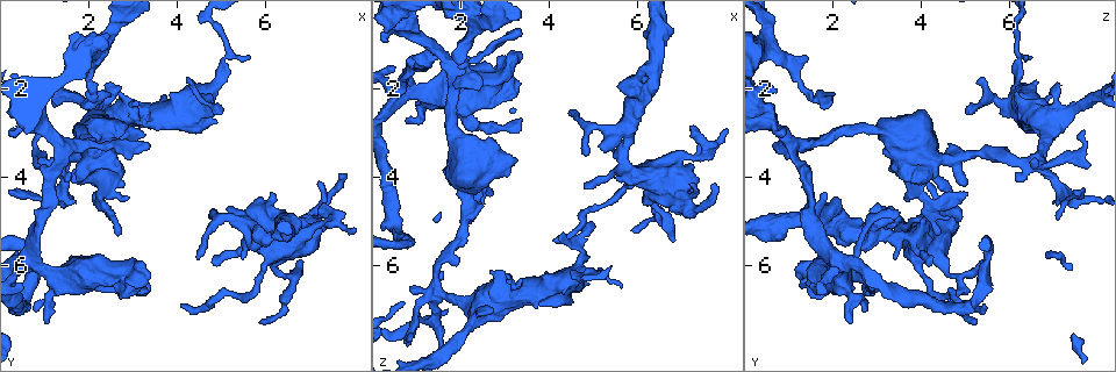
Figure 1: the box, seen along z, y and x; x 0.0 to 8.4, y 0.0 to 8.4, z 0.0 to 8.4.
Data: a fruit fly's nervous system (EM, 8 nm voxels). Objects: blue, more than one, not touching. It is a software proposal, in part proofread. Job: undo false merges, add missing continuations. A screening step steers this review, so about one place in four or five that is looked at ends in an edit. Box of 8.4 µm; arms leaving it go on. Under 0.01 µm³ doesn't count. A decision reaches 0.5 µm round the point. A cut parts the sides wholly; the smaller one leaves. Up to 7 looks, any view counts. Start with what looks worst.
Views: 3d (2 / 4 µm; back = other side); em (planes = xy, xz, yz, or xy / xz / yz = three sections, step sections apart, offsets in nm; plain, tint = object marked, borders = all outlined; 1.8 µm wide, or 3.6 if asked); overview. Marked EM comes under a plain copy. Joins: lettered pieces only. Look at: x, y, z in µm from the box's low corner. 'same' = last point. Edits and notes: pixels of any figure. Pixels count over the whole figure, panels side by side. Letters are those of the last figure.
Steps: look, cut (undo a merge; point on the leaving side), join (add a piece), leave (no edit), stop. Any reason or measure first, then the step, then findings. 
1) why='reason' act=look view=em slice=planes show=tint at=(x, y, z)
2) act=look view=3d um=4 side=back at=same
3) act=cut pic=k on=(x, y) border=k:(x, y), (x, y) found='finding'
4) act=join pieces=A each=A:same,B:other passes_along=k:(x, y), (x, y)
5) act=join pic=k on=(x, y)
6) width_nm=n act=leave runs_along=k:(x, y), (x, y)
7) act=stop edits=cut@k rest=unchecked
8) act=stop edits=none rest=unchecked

why='free end' act=look view=em slice=planes show=tint at=(2.70, 2.10, 6.15)

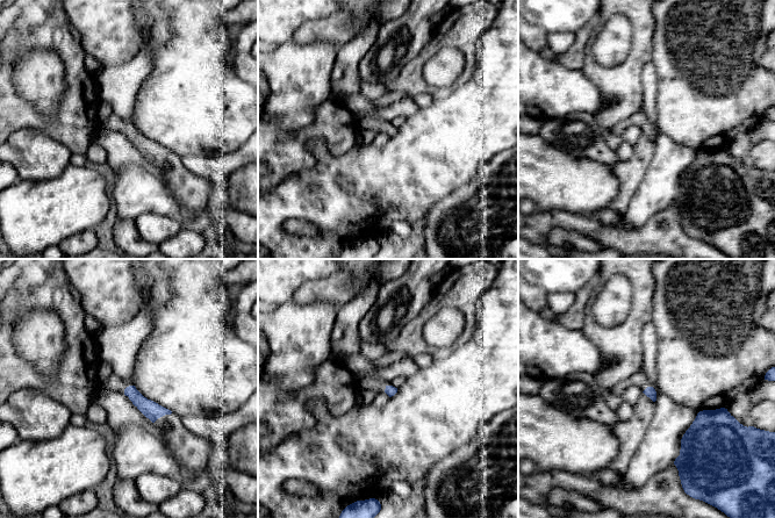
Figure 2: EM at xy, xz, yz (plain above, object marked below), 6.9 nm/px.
why='see the neighbours' act=look view=em slice=planes show=borders at=same

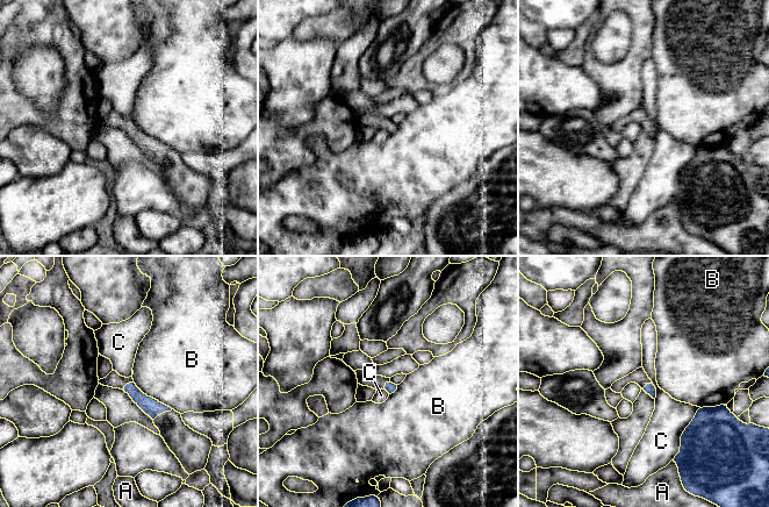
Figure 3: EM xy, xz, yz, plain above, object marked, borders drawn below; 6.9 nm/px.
longest_contact=C:400nm act=leave each=A:other,B:other,C:other border=3:(699, 407), (673, 458) found='no lettered piece goes on from it'

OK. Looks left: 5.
why='tapers out' act=look view=em um=3.6 slice=yz step=8 show=borders at=(3.40, 3.25, 0.75)

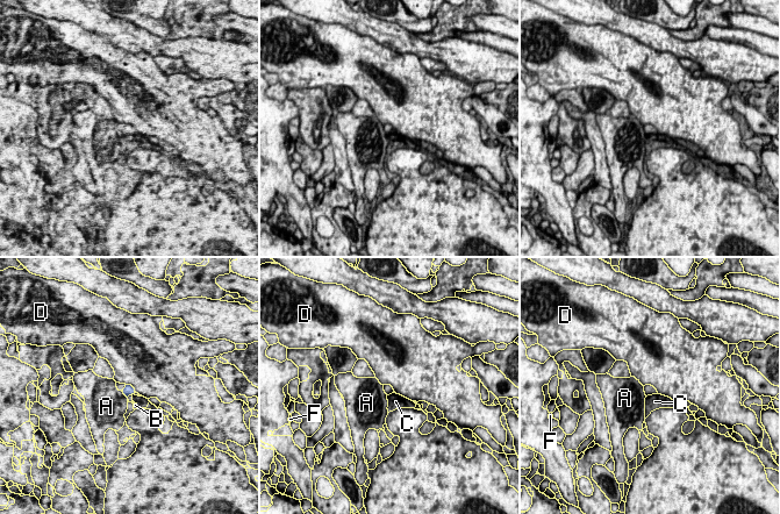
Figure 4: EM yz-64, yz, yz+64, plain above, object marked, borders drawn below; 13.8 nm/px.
act=look view=em um=3.6 slice=planes show=borders at=same

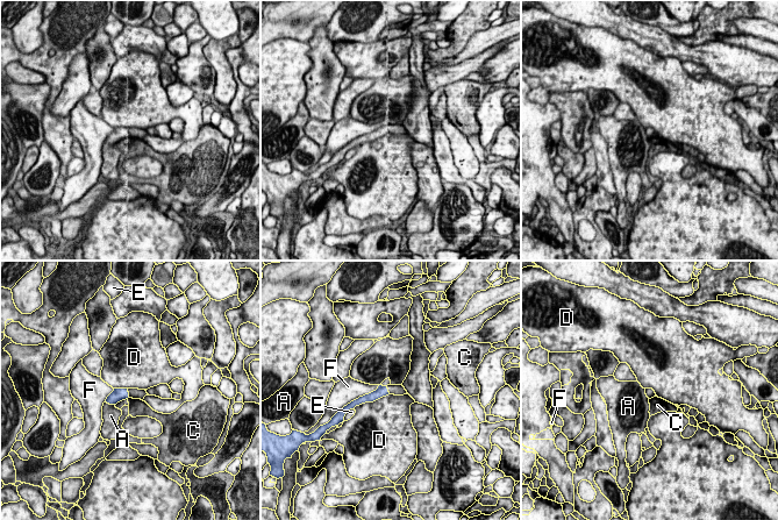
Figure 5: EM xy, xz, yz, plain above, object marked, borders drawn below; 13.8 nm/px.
act=leave each=A:other,C:other,D:other,E:other,F:other border=5:(388, 393), (354, 407) found='no lettered piece goes on from it'

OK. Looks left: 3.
why='branch stops here' act=look view=3d um=2 at=(4.95, 2.50, 5.05)

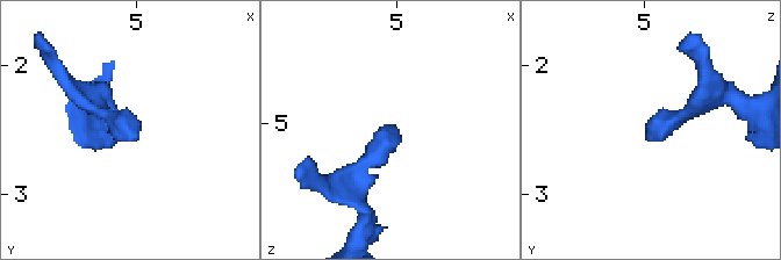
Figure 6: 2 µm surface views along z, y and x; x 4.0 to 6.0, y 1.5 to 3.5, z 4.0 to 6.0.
why='need the tissue' act=look view=em slice=xz step=8 show=tint at=(5.02, 2.50, 5.08)

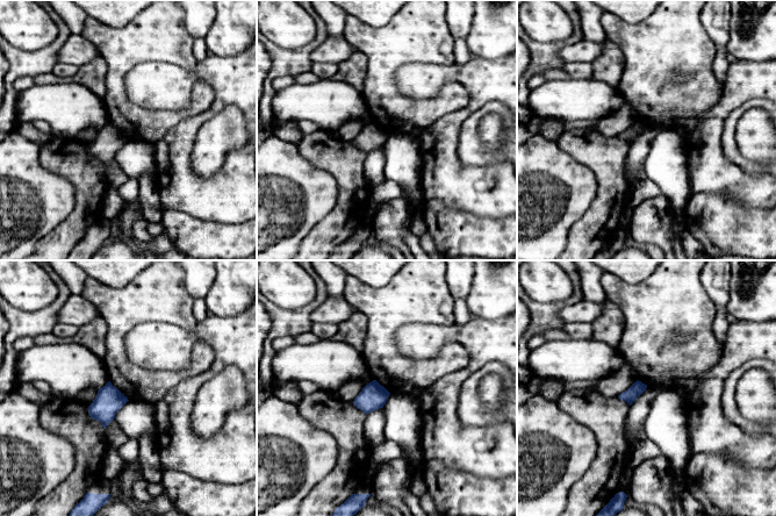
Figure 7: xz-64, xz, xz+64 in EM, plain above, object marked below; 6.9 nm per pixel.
why='cut it another way' act=look view=em slice=planes show=borders at=same

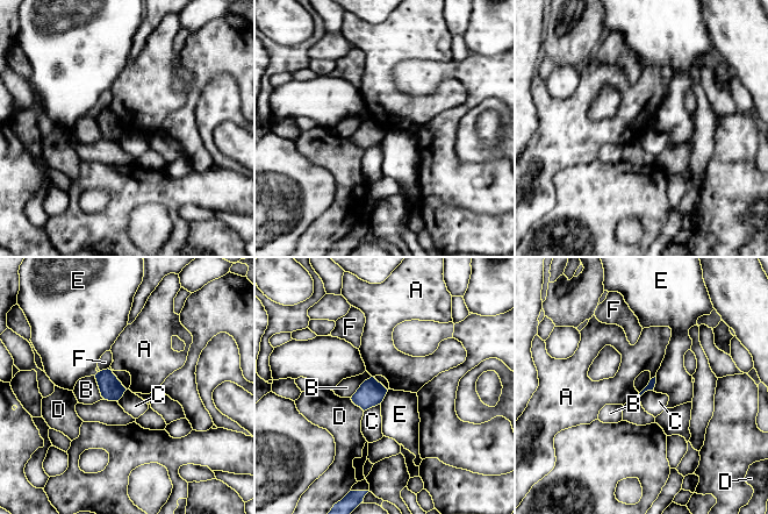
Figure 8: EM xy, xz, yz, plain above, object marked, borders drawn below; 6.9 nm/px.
act=leave each=A:other,B:other,C:other,D:other,E:other,F:other border=8:(380, 404), (364, 412) found='none of them fits'

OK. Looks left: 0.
act=stop edits=none rest=unchecked

